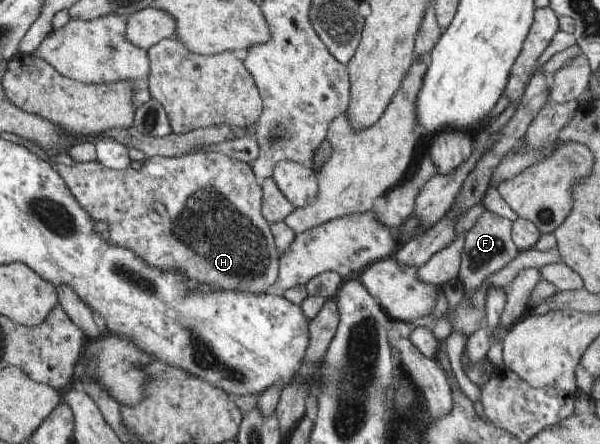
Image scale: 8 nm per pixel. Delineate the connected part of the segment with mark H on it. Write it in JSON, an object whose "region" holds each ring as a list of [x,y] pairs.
{"region":[[[191,151],[176,157],[152,156],[145,158],[138,170],[131,169],[131,167],[124,168],[123,170],[109,170],[101,166],[96,160],[88,163],[58,163],[53,167],[63,179],[64,185],[72,194],[72,197],[94,222],[97,220],[105,220],[107,222],[106,231],[103,234],[105,240],[109,244],[129,248],[129,250],[140,256],[140,259],[143,259],[144,263],[147,263],[149,266],[163,269],[164,271],[177,271],[188,280],[188,284],[191,287],[205,284],[205,286],[211,286],[210,291],[233,291],[237,289],[246,293],[265,293],[265,290],[275,282],[278,273],[279,250],[275,246],[270,226],[261,214],[262,188],[259,186],[249,164],[236,159],[230,159],[221,153]]]}

